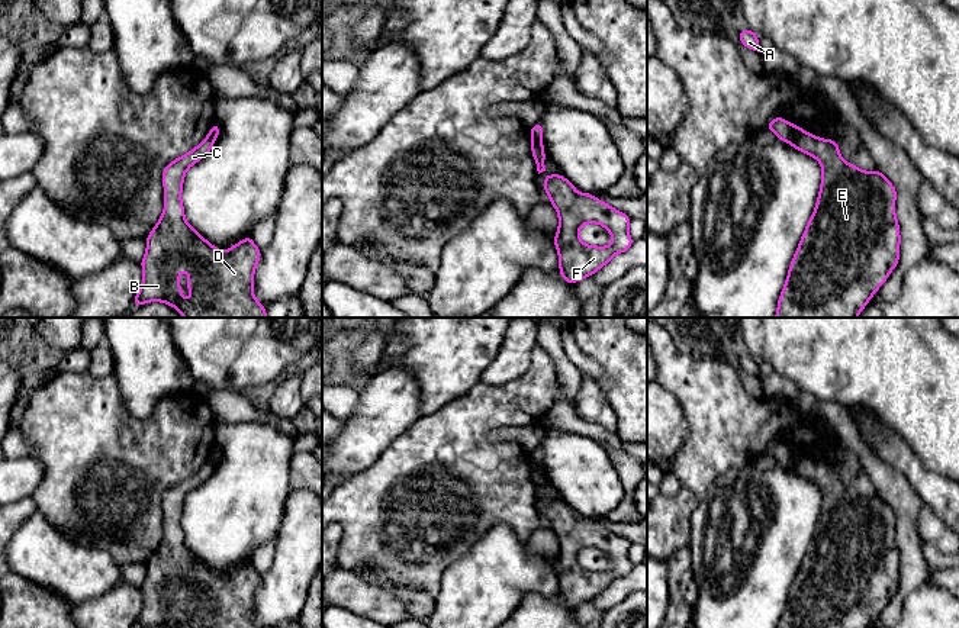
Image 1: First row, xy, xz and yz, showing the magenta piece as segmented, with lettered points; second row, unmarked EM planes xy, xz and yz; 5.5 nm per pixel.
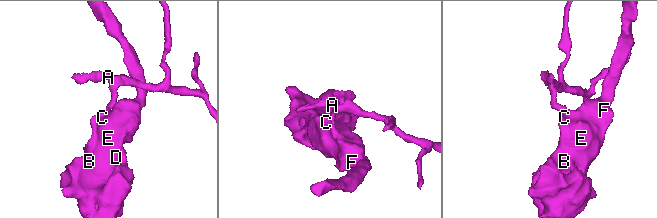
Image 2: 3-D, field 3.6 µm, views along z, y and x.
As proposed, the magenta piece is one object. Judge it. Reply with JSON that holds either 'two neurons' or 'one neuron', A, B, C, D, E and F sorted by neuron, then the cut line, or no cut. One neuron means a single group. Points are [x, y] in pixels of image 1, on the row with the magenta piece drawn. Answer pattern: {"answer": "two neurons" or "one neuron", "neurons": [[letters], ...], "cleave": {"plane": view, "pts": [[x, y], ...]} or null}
{"answer": "two neurons", "neurons": [["A"], ["B", "C", "D", "E", "F"]], "cleave": {"plane": "yz", "pts": [[804, 132], [791, 142]]}}

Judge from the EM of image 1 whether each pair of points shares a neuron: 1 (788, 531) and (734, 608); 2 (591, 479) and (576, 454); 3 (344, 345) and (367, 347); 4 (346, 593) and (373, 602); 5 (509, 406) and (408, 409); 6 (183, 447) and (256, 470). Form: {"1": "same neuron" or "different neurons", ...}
{"1": "same neuron", "2": "same neuron", "3": "different neurons", "4": "same neuron", "5": "different neurons", "6": "different neurons"}

